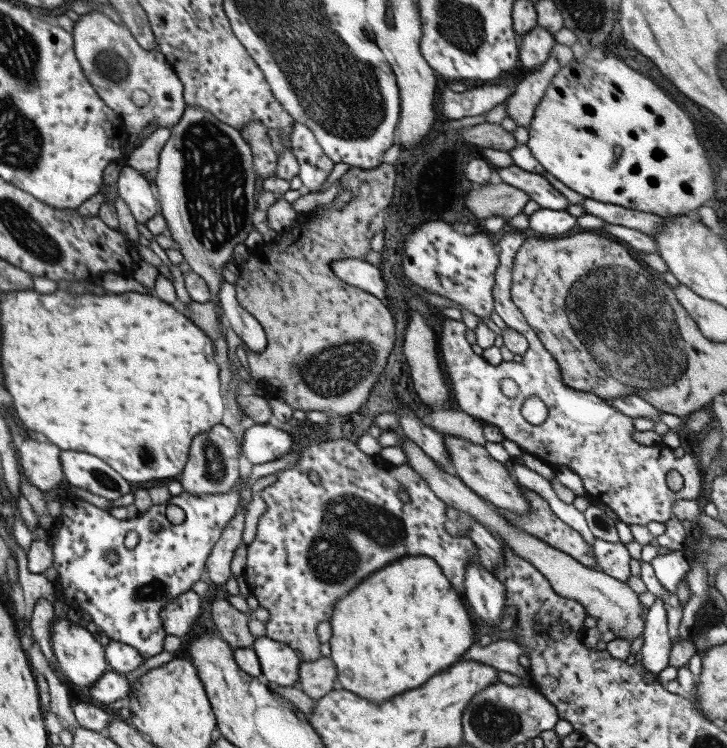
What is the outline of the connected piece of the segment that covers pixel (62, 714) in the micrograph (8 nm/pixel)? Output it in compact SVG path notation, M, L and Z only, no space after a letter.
M31 638L31 644L27 648L27 662L45 678L47 682L47 692L49 692L49 710L55 714L55 718L63 724L63 728L67 728L69 732L77 726L75 718L73 718L73 708L69 706L69 698L67 698L67 686L59 682L59 678L53 674L49 662L45 662L39 644Z

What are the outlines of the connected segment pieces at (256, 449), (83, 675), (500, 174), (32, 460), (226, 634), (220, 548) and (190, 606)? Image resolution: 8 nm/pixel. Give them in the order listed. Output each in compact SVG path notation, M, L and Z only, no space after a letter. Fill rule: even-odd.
M271 422L255 424L243 432L241 454L251 464L261 464L261 462L283 458L285 454L289 454L291 446L293 446L293 440L287 428L273 426Z
M55 618L55 624L51 628L51 650L53 650L57 666L61 668L65 680L69 682L69 686L77 686L77 688L97 686L97 680L105 672L109 672L109 666L105 660L105 648L101 648L101 644L95 640L95 636L91 636L79 624L69 624L67 620Z
M517 166L509 168L497 168L495 174L497 182L505 182L517 190L523 190L533 202L539 204L539 208L553 210L553 212L567 212L571 206L563 194L559 194L543 176L519 170Z
M25 440L19 446L19 464L25 476L43 492L59 486L63 476L61 468L61 450L49 442Z
M215 596L211 602L211 618L215 622L215 628L219 632L219 638L231 648L231 650L239 650L239 648L253 648L253 634L249 634L247 630L247 622L249 618L243 612L237 612L235 608L231 608L223 596Z
M237 512L231 518L229 526L221 532L221 538L215 542L209 558L205 560L205 572L211 584L225 586L229 576L233 576L231 558L233 558L233 552L243 544L241 532L243 532L243 512Z
M193 590L179 594L173 598L163 610L161 610L161 624L165 626L165 632L175 638L187 638L197 620L201 618L201 596L197 596Z

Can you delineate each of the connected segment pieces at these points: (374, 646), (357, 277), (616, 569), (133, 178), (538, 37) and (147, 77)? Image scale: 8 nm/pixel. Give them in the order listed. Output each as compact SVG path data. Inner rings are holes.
M401 558L365 578L345 598L335 604L331 618L331 662L337 670L337 682L351 694L371 704L381 704L405 690L413 690L427 682L437 672L449 670L451 664L465 658L465 652L475 646L473 616L463 598L445 578L441 568L431 558Z
M341 260L341 262L333 262L333 270L341 280L365 290L367 294L387 304L389 298L387 284L377 266L371 266L369 262L361 262L361 260Z
M595 540L593 542L595 552L595 564L601 572L625 582L629 574L629 550L621 542L607 542L607 540Z
M125 164L117 178L117 194L125 200L137 224L147 224L157 214L159 200L155 200L151 192L151 180L139 176L133 168L127 168Z
M535 26L523 38L519 38L519 62L527 72L537 70L549 56L555 38L541 26Z
M99 12L85 14L73 26L73 50L89 84L95 88L105 106L109 106L123 120L125 132L131 136L129 142L133 146L139 144L147 126L171 130L183 118L187 106L183 100L181 80L171 70L169 62L165 62L165 56L157 48L141 48L129 28L113 24ZM137 90L139 94L143 92L145 96L151 96L147 98L151 104L133 104L133 94L137 94Z

